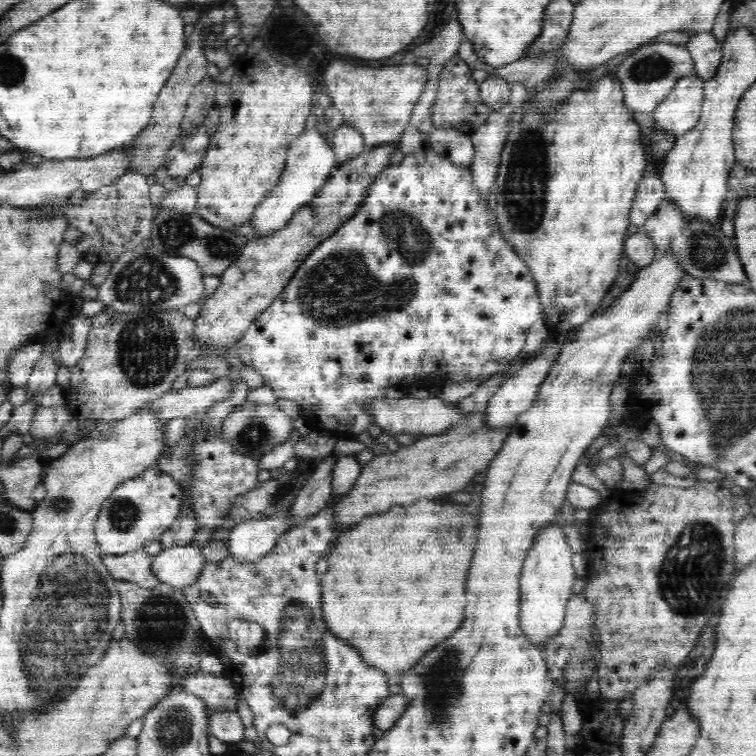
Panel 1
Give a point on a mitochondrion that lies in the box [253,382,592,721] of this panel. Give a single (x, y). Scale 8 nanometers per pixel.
(301, 673)

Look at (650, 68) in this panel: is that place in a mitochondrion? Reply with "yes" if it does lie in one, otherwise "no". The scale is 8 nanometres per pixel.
yes

